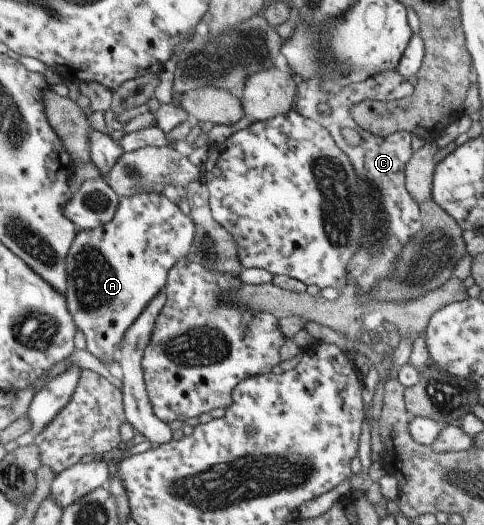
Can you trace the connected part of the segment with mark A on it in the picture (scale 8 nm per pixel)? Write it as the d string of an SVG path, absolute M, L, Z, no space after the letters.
M160 192L122 197L114 220L94 230L79 230L67 256L67 303L75 325L87 340L87 350L110 366L118 362L119 350L126 333L140 318L144 309L167 287L171 270L184 257L194 252L197 228L191 215L186 215L174 201Z

